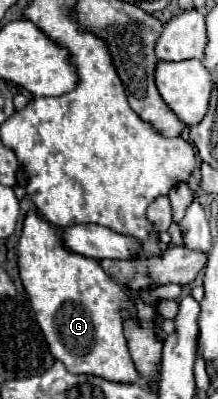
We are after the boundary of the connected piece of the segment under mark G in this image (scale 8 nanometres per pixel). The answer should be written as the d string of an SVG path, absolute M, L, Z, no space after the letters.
M28 213L24 219L20 241L18 241L18 267L20 267L24 289L36 313L36 321L44 333L44 339L54 359L62 361L66 369L76 375L78 373L96 375L116 383L140 381L140 375L128 351L128 343L124 337L124 321L122 321L122 313L134 309L134 301L130 299L128 289L124 289L122 285L116 285L104 273L104 269L100 267L96 259L80 257L78 253L64 249L64 243L60 241L60 233L48 221L44 221L38 213Z

